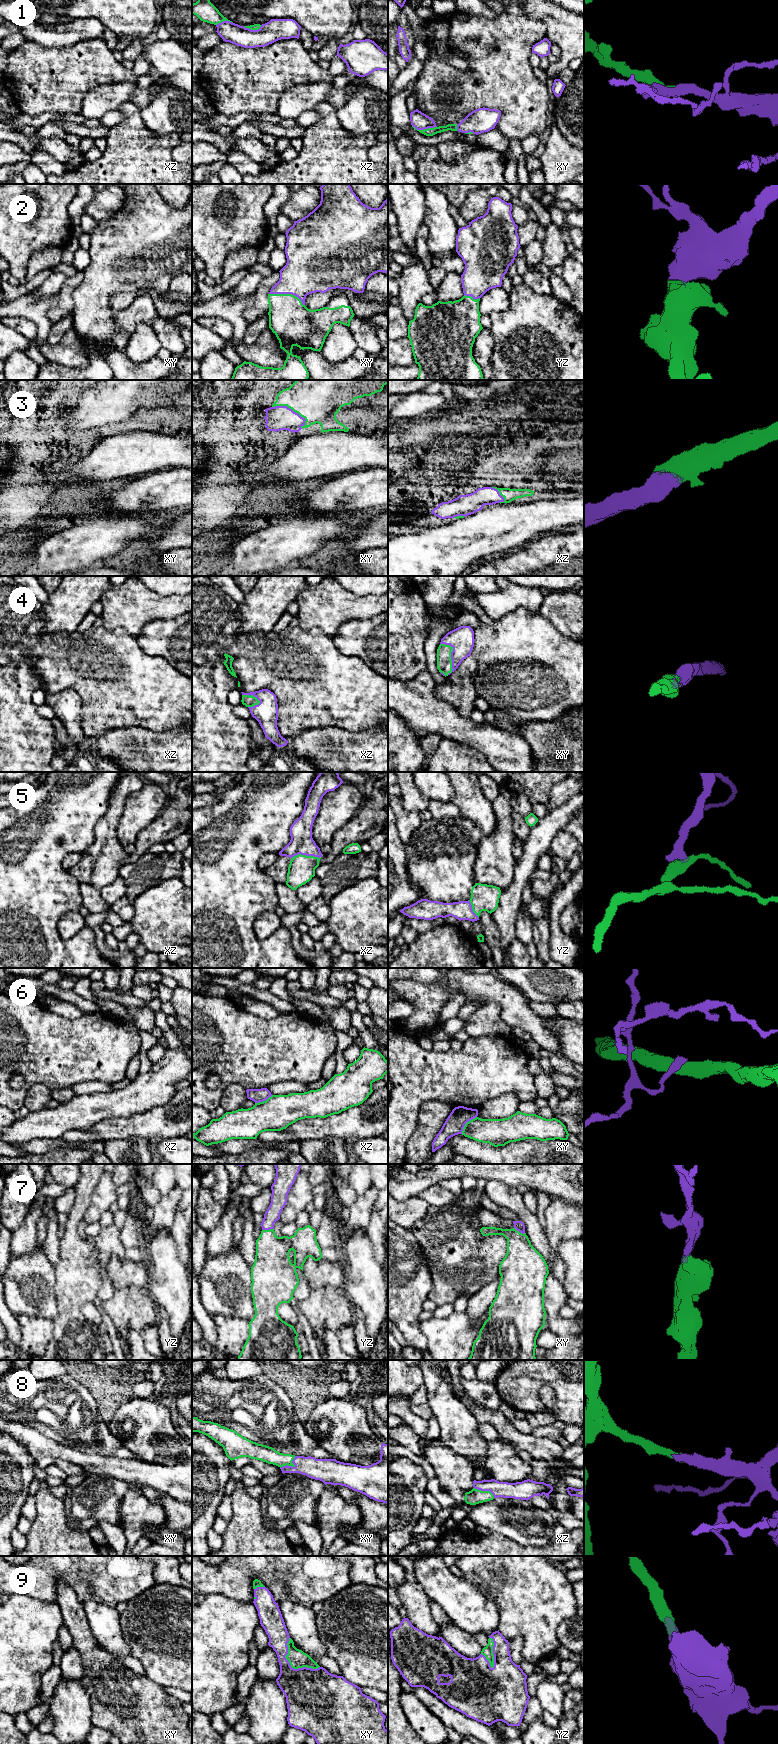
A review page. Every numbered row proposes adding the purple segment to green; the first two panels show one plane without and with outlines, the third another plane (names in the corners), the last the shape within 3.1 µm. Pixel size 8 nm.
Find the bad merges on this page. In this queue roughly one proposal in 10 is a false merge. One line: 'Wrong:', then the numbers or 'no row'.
Wrong: 6

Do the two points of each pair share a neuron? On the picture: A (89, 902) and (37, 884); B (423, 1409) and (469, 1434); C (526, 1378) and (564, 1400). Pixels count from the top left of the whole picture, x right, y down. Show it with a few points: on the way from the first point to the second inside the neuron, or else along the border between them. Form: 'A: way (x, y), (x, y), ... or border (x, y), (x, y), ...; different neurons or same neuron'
A: border (78, 883), (82, 904); different neurons
B: border (426, 1403), (432, 1413); different neurons
C: way (537, 1376), (548, 1376), (561, 1389); same neuron

